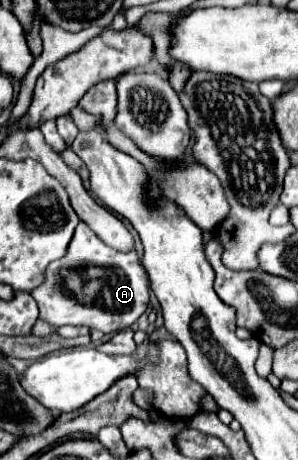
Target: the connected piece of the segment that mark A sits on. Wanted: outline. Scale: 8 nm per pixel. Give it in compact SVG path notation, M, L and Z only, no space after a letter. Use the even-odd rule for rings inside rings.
M75 228L75 236L69 244L67 254L47 266L43 284L33 288L31 294L37 300L39 318L56 330L63 324L81 324L109 334L129 328L147 310L149 280L135 250L113 250L101 238L97 238L91 228ZM75 272L89 274L83 274L83 282L75 284Z

